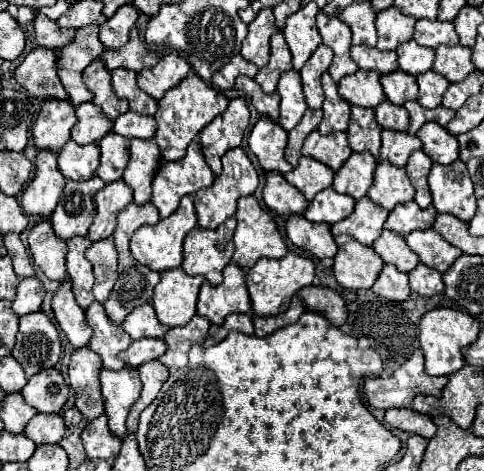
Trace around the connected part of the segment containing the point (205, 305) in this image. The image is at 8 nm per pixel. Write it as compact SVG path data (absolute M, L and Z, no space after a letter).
M230 263L224 267L224 281L212 287L208 281L202 283L198 295L198 313L214 325L222 325L230 313L250 313L250 297L246 289L244 271Z

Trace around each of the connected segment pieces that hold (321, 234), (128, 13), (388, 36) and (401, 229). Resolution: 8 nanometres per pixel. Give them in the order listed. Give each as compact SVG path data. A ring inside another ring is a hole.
M288 219L286 235L302 253L312 259L334 257L338 247L330 233L330 225L312 223L306 219Z
M124 5L110 19L106 19L106 23L100 25L100 41L106 51L120 49L128 41L130 29L134 27L136 17L138 17L136 7Z
M388 7L376 15L378 29L378 45L380 51L394 51L398 45L412 41L414 35L414 19L400 15L396 7Z
M408 201L408 203L396 205L390 211L390 215L388 215L386 223L384 223L384 229L406 237L412 231L430 229L434 219L436 219L436 209L432 205L428 209L420 209L416 205L416 201Z

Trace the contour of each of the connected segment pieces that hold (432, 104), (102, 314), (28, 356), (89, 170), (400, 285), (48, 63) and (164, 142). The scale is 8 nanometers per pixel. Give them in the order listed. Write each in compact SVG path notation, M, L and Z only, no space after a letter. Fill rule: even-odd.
M426 71L424 75L418 75L418 103L426 109L436 109L442 103L442 95L450 87L450 81L436 75L434 71Z
M98 301L88 307L86 321L94 331L94 337L90 339L90 349L102 357L104 369L122 369L124 361L118 359L118 353L132 343L130 335L126 335L122 327L114 325L108 319L104 307Z
M30 313L20 317L20 329L12 357L22 365L26 377L50 369L60 357L60 337L52 321L42 313Z
M68 141L58 153L58 169L70 181L86 181L96 175L100 151L96 143L78 145Z
M386 265L372 285L372 291L388 301L406 301L410 297L408 275L398 271L394 265Z
M32 49L16 67L14 77L38 99L68 99L68 93L60 87L60 79L56 75L56 51L52 49Z
M188 75L186 79L182 79L176 87L172 87L160 101L158 101L158 111L154 115L158 129L154 135L154 141L160 147L162 159L166 161L180 161L186 155L186 147L188 143L200 133L202 127L206 127L216 115L220 115L224 109L228 107L228 99L212 89L210 85L206 85L202 79L198 79L198 75Z

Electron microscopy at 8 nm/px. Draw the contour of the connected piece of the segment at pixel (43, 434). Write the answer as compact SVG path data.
M36 413L32 421L26 425L24 435L32 439L36 445L52 445L60 443L64 437L64 419L54 413Z

